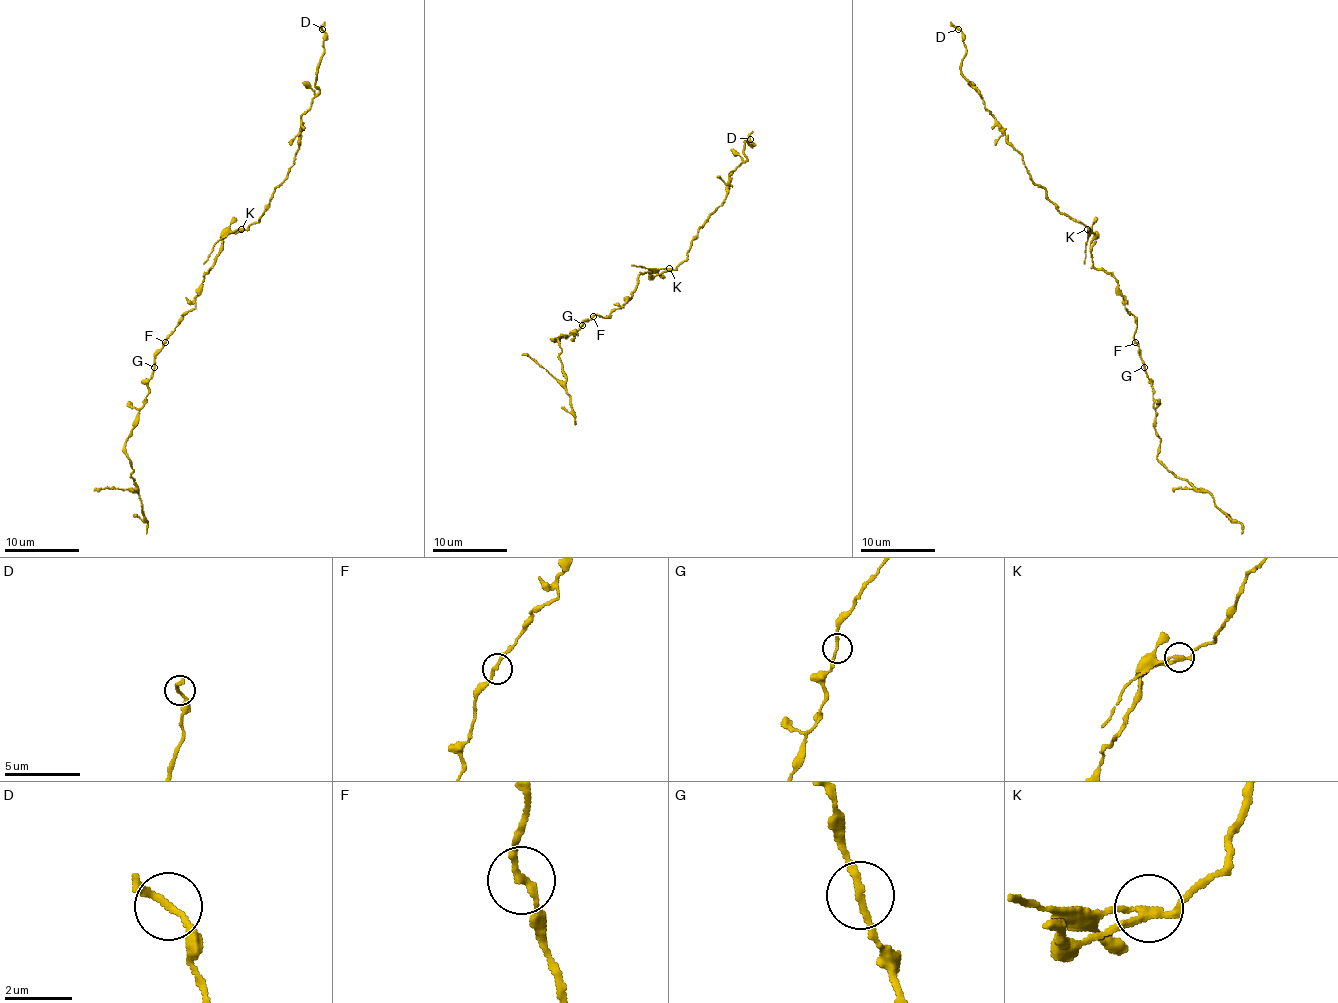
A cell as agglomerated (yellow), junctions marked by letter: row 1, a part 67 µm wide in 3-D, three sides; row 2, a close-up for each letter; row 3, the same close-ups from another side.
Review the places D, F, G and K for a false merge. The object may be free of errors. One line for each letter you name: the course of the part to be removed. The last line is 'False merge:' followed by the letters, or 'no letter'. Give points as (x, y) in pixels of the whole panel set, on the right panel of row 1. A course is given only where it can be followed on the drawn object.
K: foreign part runs (1087, 228), (1083, 264)
False merge: K

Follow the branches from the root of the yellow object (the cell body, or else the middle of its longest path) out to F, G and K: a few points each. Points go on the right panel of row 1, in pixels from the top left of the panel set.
F: (1104, 271), (1115, 279), (1124, 307), (1135, 318), (1135, 342)
G: (1104, 271), (1115, 279), (1124, 307), (1135, 318), (1137, 327), (1133, 341), (1145, 367)
K: (1104, 271), (1092, 264), (1087, 228)

